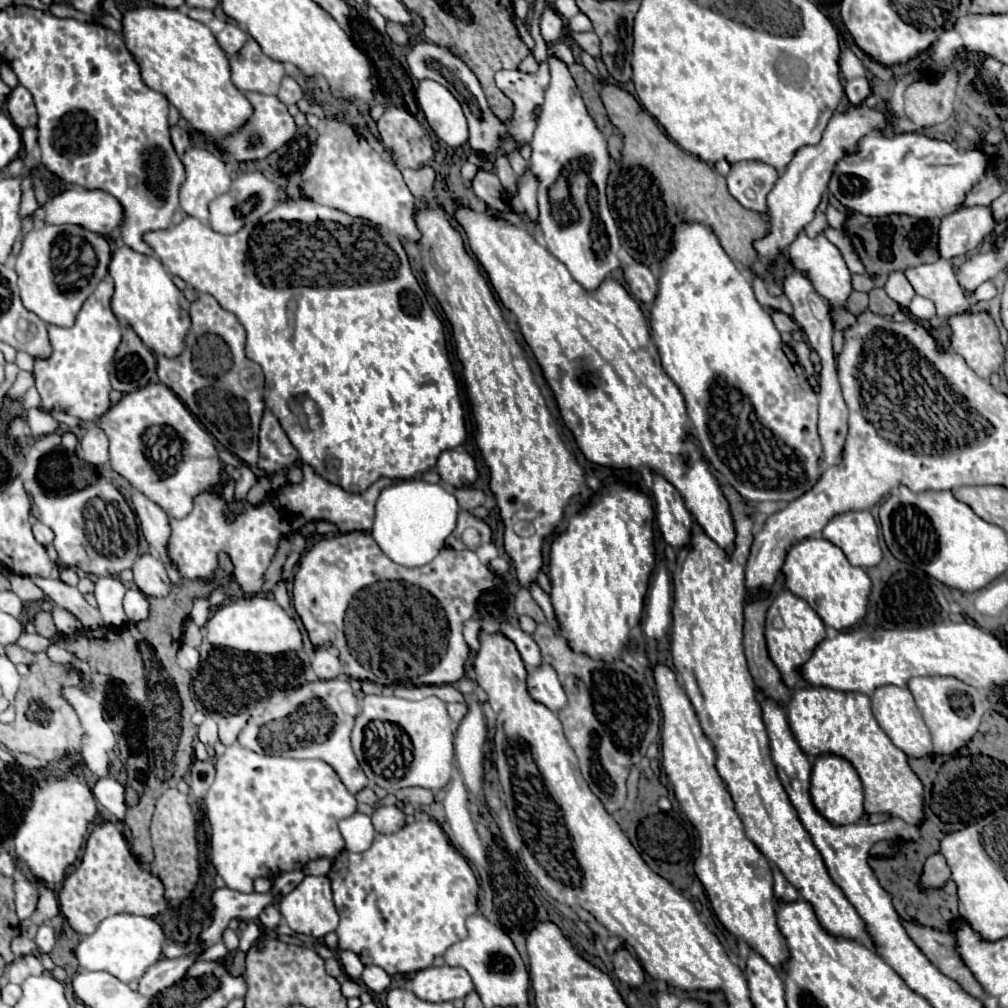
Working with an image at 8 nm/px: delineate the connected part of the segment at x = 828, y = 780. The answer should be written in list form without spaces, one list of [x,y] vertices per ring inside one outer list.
[[[820,755],[814,761],[812,767],[812,785],[810,785],[810,795],[816,811],[832,821],[832,825],[850,825],[858,823],[864,815],[862,807],[862,783],[856,773],[856,769],[842,757],[836,755]]]

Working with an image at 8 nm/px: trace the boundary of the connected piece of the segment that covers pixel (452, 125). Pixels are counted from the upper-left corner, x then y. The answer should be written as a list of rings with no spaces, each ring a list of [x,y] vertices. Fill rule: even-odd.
[[[420,81],[418,103],[434,129],[434,133],[448,145],[460,147],[468,143],[468,125],[460,103],[454,95],[436,81]]]

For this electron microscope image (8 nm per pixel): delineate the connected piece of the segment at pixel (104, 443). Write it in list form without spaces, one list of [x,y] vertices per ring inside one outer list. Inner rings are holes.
[[[90,427],[80,441],[84,451],[84,461],[90,465],[106,465],[108,463],[108,439],[100,427]]]

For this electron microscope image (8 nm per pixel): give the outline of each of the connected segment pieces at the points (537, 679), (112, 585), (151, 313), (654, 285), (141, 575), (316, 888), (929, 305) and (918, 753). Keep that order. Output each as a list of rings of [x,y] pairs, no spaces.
[[[540,663],[528,673],[528,693],[534,701],[546,705],[552,713],[558,713],[566,705],[566,693],[556,677],[556,671],[548,663]]]
[[[98,577],[96,579],[96,591],[94,597],[98,601],[100,615],[104,619],[106,627],[124,629],[128,623],[128,617],[122,609],[122,597],[126,593],[126,587],[118,577]]]
[[[124,245],[112,253],[108,273],[114,279],[114,315],[118,319],[126,319],[132,325],[132,329],[140,335],[144,345],[156,355],[178,357],[184,351],[184,337],[192,327],[192,321],[188,317],[190,301],[174,285],[172,275],[164,269],[164,265],[156,257],[136,253]]]
[[[632,263],[624,267],[624,279],[630,285],[632,295],[646,303],[652,305],[652,301],[656,299],[656,289],[658,289],[658,279],[652,275],[652,271],[646,265],[640,263]]]
[[[150,553],[140,555],[134,561],[132,571],[134,571],[134,583],[138,585],[138,589],[144,595],[148,595],[148,597],[166,597],[170,593],[172,583],[168,579],[164,563],[158,557],[154,557]]]
[[[304,877],[304,881],[280,901],[280,913],[284,915],[290,929],[300,935],[308,935],[314,939],[322,939],[326,933],[336,931],[338,927],[338,913],[332,903],[332,891],[328,877]]]
[[[916,295],[916,297],[910,301],[908,311],[910,311],[916,319],[922,319],[922,321],[930,321],[932,317],[936,317],[934,301],[930,301],[930,299],[926,299],[926,297],[920,297],[920,295]]]
[[[884,685],[872,693],[872,713],[878,721],[878,725],[884,729],[884,733],[892,739],[892,743],[902,749],[908,757],[926,757],[932,753],[932,741],[930,731],[914,703],[914,697],[910,689],[896,687],[896,685]]]

